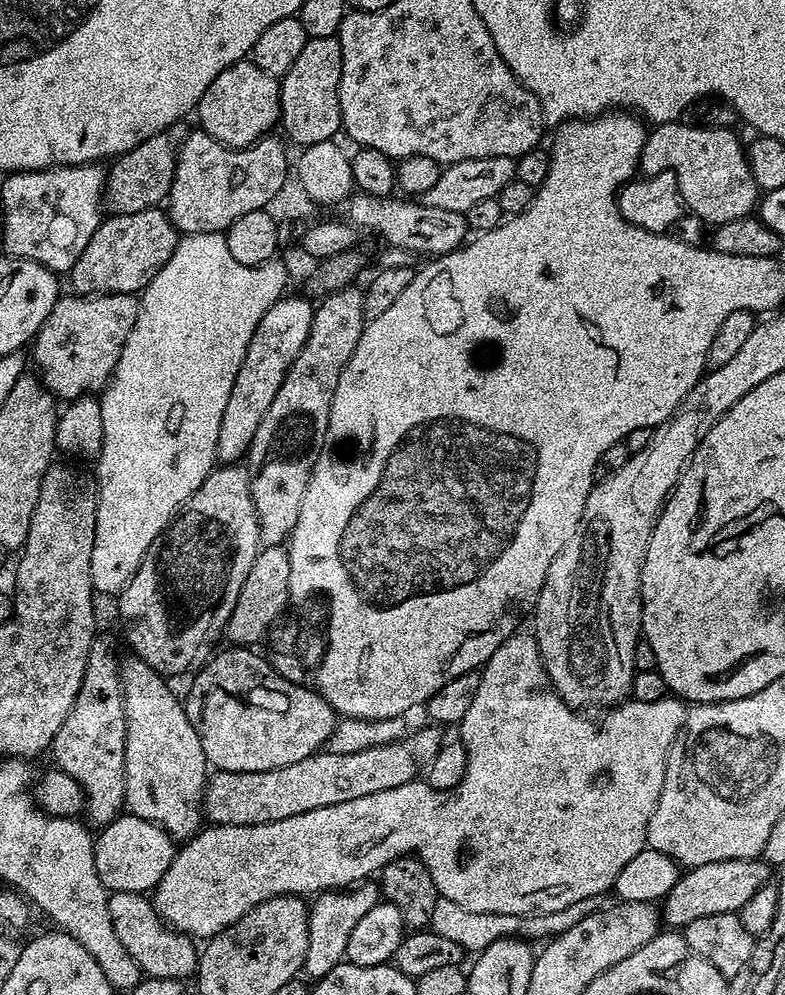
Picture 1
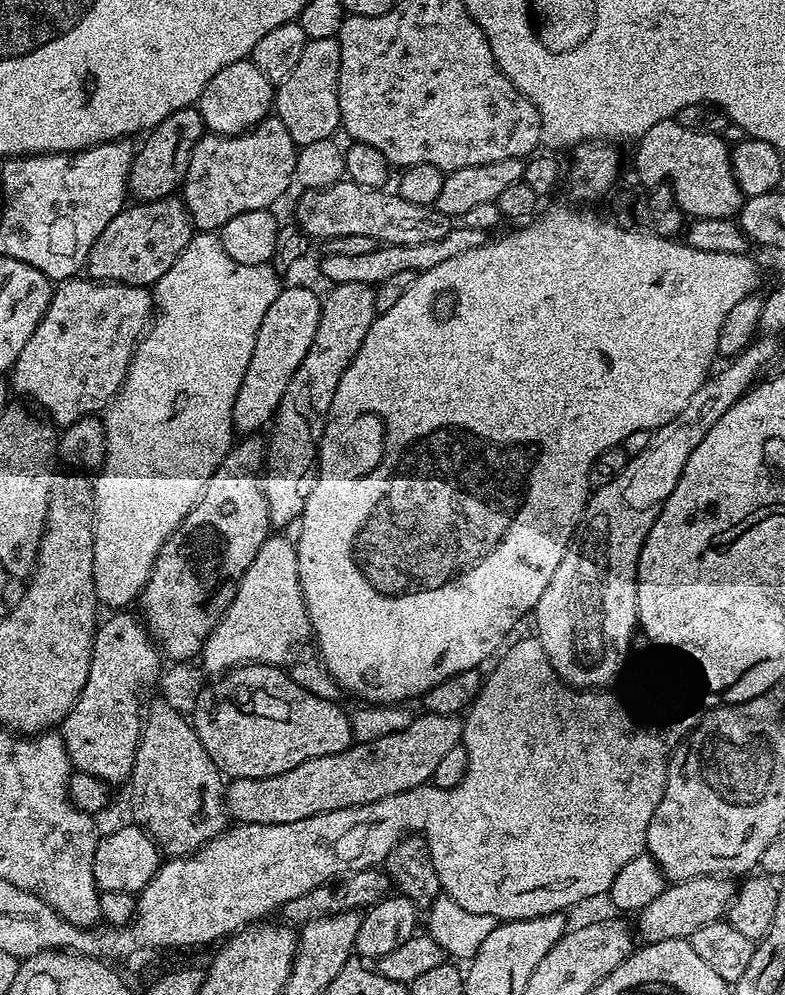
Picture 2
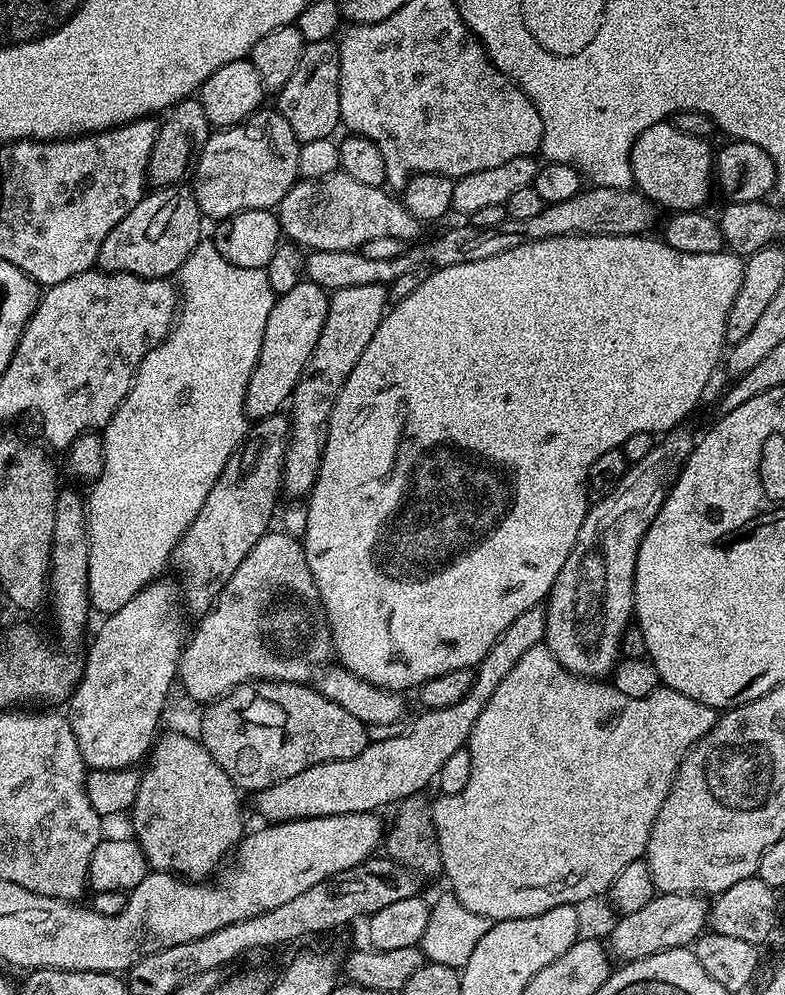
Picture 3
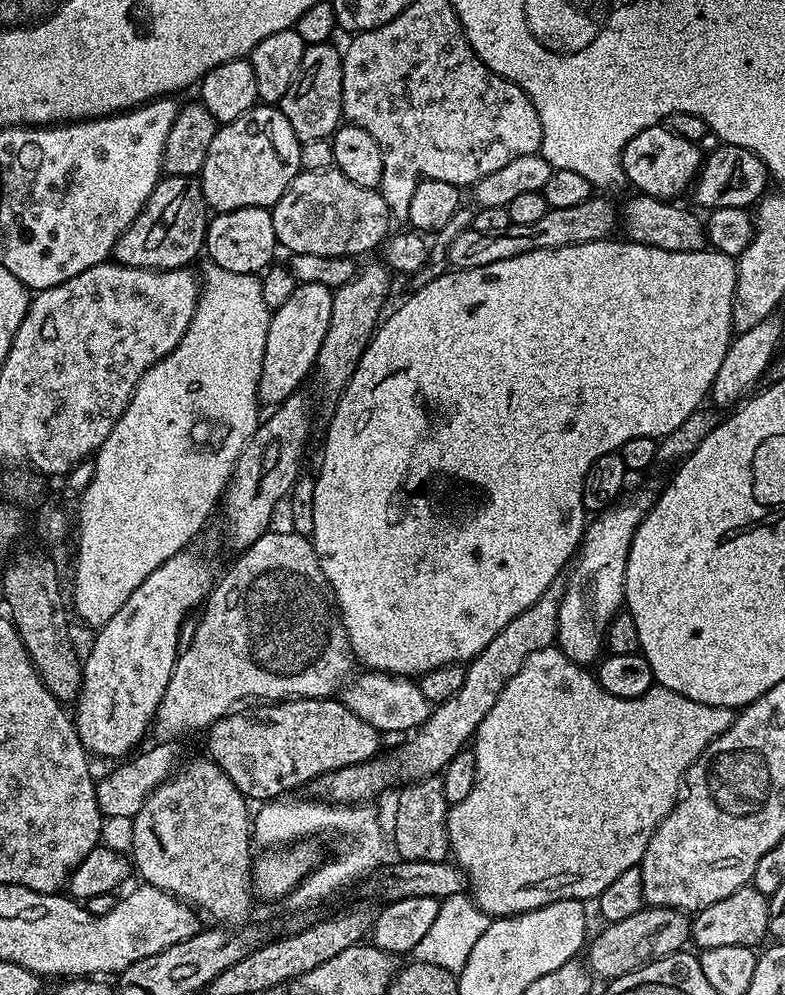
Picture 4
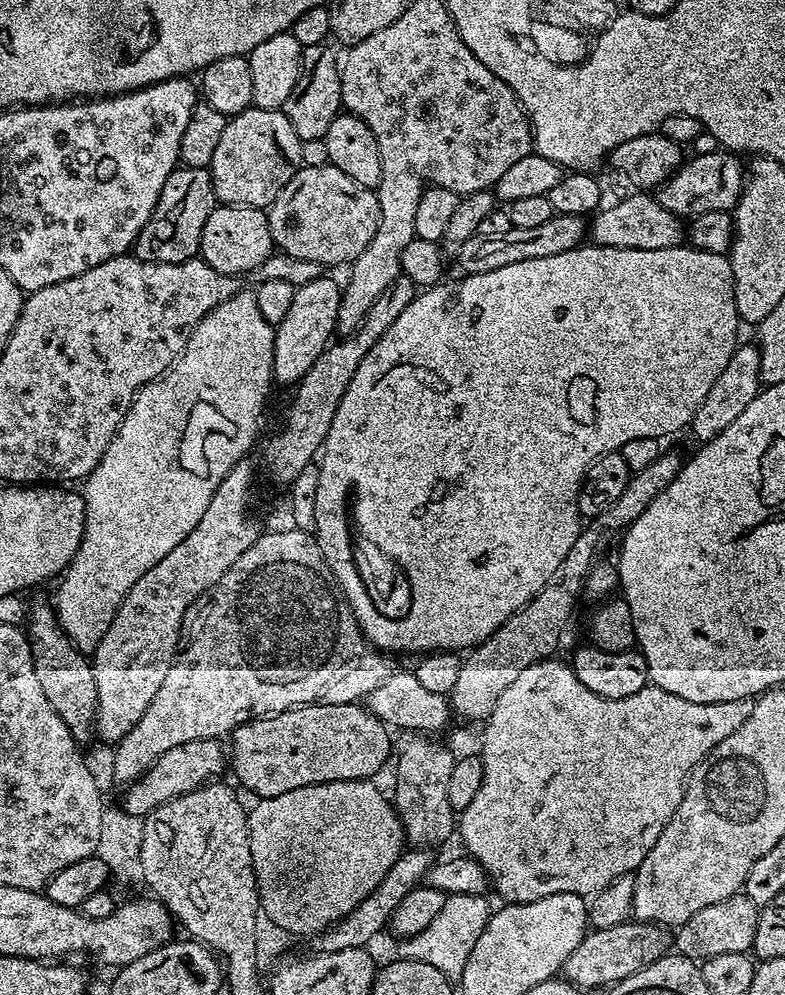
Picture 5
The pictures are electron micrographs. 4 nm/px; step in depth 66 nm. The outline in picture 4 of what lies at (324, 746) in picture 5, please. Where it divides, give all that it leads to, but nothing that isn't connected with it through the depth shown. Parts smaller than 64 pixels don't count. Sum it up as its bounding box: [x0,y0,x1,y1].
[207,698,381,802]

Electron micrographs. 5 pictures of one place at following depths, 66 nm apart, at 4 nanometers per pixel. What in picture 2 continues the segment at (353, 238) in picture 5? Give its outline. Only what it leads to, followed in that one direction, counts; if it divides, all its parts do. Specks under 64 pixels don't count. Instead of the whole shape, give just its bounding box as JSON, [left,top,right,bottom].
[295,178,454,246]

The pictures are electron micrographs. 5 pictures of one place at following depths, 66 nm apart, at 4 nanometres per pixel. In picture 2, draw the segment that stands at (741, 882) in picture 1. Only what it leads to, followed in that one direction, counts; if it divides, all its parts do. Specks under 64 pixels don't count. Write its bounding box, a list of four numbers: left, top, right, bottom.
[634,876,734,944]

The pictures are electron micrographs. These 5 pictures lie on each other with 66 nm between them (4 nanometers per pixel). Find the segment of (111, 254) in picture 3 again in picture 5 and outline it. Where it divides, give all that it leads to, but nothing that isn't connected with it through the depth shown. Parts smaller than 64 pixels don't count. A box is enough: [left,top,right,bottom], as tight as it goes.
[134,166,217,264]

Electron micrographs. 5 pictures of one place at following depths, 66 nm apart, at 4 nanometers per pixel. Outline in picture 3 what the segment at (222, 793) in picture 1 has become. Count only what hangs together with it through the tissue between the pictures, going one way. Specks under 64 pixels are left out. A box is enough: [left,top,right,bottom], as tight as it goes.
[254,606,545,822]

